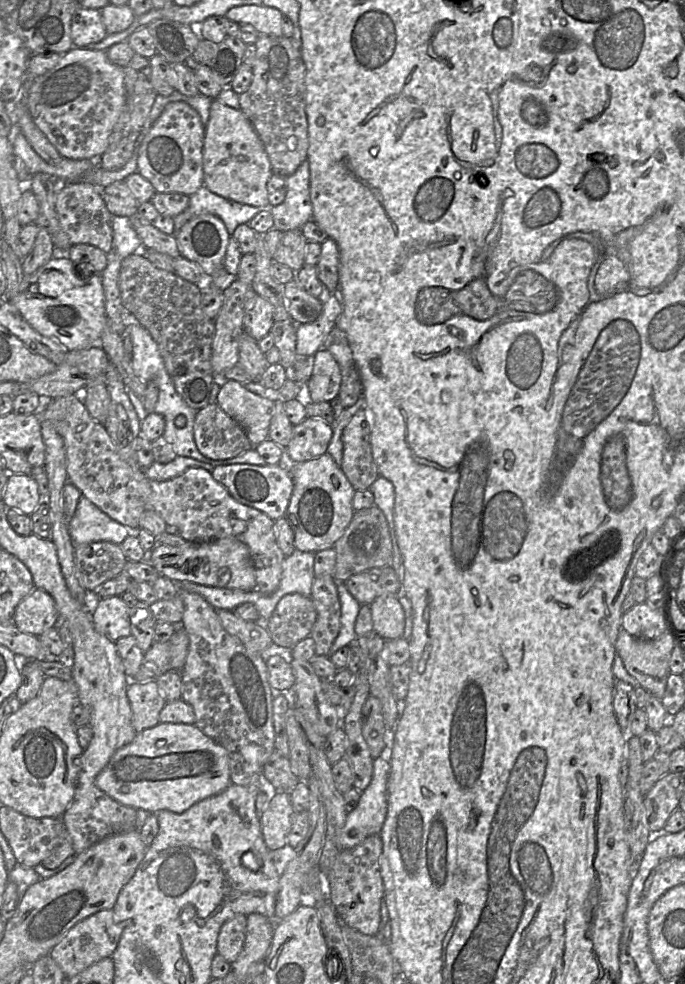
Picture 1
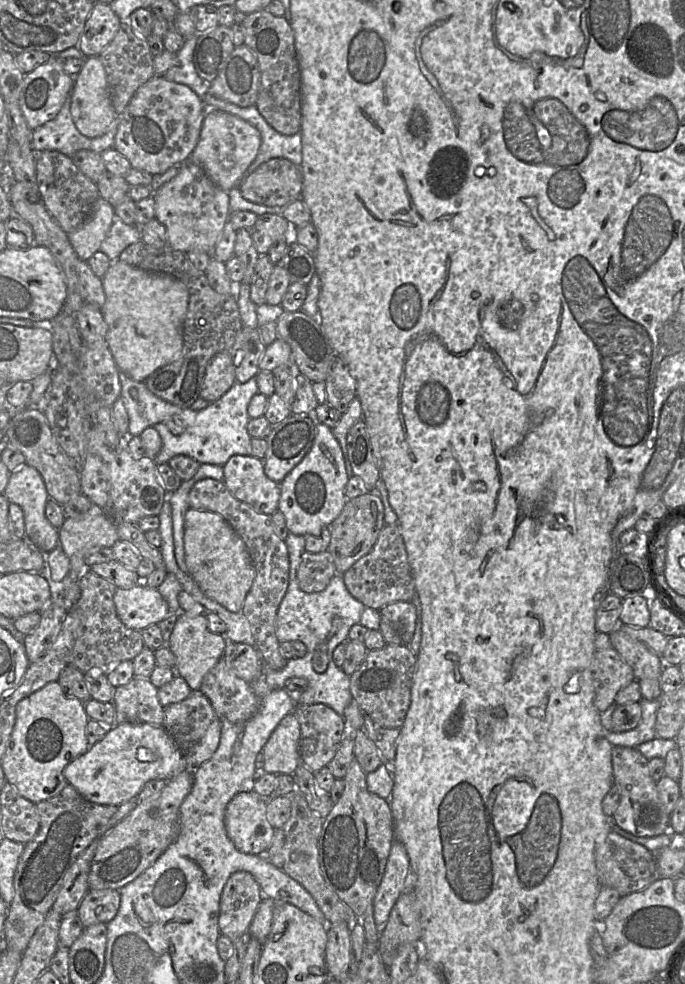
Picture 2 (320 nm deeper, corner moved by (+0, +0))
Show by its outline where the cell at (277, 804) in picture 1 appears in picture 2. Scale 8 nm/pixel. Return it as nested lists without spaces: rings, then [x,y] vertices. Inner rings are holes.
[[[244,788],[228,803],[225,829],[239,851],[265,855],[270,848],[275,829],[268,819],[267,800],[253,789]]]

